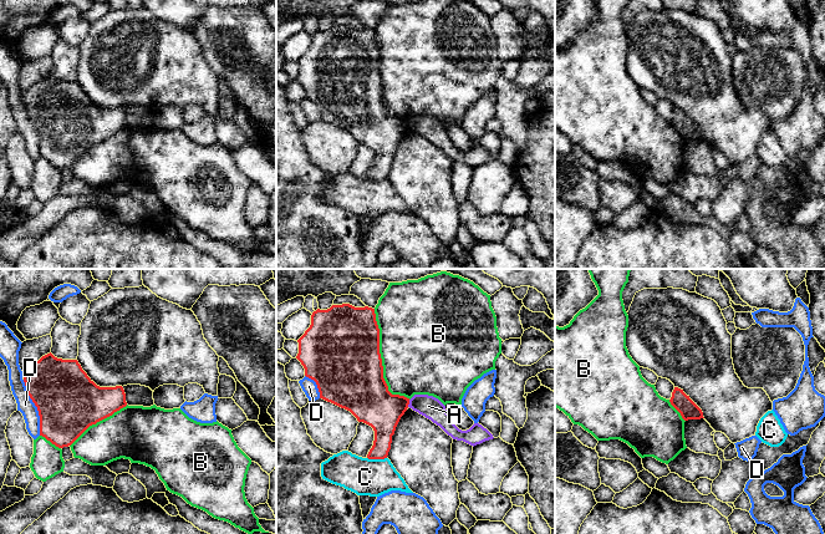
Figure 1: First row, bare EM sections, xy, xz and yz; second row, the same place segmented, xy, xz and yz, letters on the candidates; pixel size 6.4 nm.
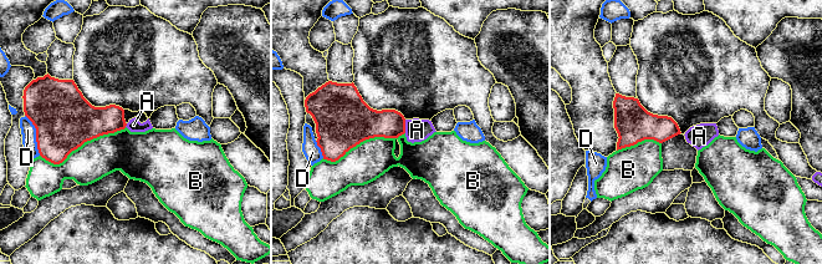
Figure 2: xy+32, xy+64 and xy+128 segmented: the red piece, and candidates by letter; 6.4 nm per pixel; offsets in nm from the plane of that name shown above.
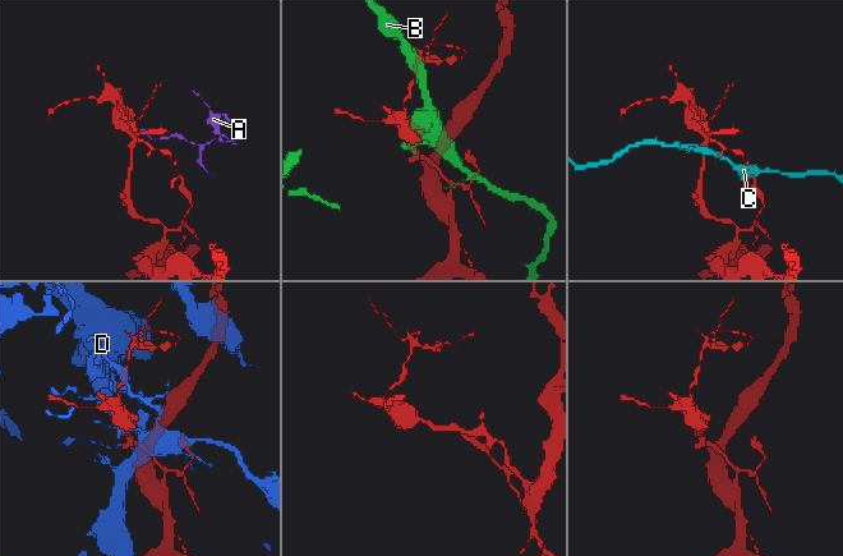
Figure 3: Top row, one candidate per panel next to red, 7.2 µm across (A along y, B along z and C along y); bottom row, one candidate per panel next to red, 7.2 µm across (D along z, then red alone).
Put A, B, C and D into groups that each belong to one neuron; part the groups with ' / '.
A / B / C / D

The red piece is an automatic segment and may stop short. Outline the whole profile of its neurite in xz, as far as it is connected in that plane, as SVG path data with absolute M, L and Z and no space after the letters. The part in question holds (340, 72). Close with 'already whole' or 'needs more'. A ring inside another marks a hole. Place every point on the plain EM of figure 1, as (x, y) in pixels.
M350 25L332 26L327 31L317 30L311 36L310 49L297 63L296 80L304 87L305 97L316 103L320 119L350 132L358 143L371 147L375 162L367 179L387 179L392 157L408 129L409 119L392 116L383 100L375 30L355 29Z; already whole

